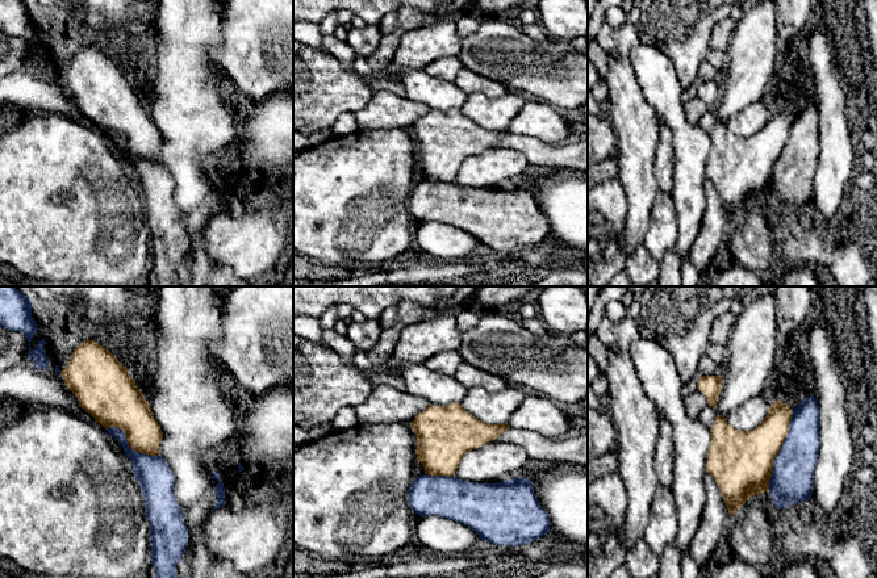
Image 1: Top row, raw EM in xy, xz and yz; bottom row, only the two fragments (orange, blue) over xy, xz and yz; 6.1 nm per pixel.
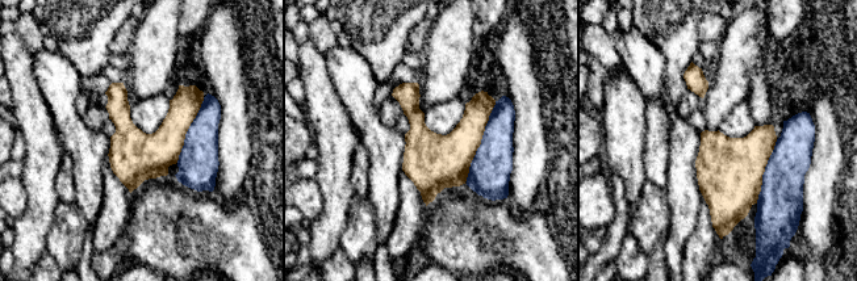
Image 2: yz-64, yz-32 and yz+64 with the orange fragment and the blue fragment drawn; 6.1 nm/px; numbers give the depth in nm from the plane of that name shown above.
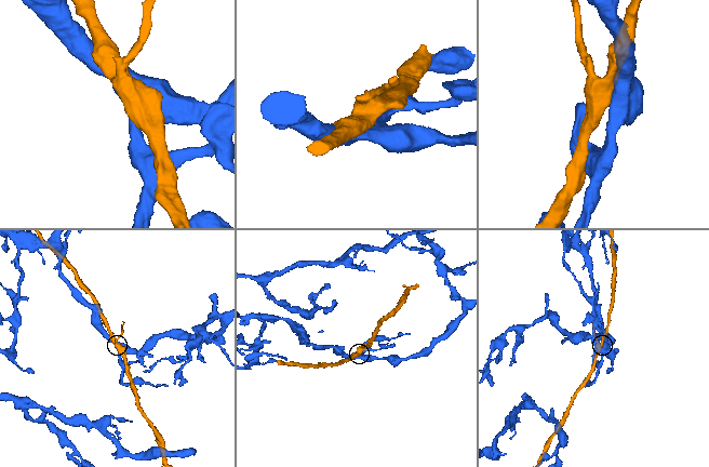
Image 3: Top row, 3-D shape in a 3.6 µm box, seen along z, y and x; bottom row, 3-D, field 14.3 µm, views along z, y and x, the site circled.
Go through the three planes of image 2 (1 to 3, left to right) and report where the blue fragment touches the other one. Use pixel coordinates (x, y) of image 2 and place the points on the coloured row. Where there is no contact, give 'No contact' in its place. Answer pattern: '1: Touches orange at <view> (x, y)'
1: Touches orange at yz-64 (187, 130)
2: Touches orange at yz-32 (480, 141)
3: Touches orange at yz+64 (764, 171)

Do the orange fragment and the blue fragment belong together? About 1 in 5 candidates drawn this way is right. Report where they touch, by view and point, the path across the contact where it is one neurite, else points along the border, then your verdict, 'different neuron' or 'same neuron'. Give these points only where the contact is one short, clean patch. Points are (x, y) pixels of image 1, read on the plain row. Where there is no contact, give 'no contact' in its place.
meets orange in yz at (779, 156); different neuron

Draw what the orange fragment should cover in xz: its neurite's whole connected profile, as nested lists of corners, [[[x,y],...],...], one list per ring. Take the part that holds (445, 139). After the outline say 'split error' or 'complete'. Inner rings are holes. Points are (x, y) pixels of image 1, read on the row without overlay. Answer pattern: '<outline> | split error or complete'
[[[460,109],[430,110],[412,127],[417,142],[417,167],[425,180],[455,181],[463,162],[500,143],[510,131],[486,130],[467,118]]] | complete

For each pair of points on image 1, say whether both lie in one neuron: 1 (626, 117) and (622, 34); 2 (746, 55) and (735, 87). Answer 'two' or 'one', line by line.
1: two
2: one

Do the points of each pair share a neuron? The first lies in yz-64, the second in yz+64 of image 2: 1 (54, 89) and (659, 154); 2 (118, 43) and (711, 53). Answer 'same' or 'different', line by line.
1: different
2: different

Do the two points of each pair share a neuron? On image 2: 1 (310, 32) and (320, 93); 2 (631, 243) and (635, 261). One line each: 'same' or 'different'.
1: different
2: same

